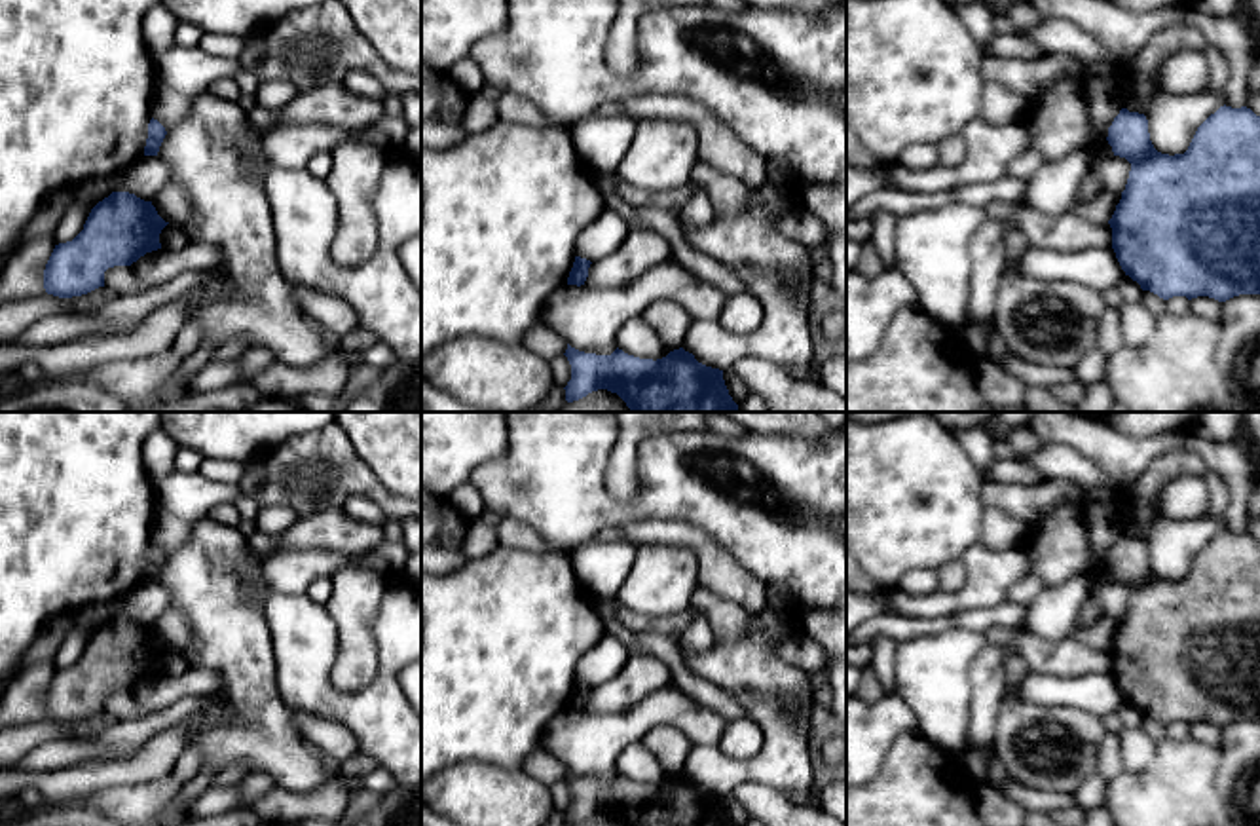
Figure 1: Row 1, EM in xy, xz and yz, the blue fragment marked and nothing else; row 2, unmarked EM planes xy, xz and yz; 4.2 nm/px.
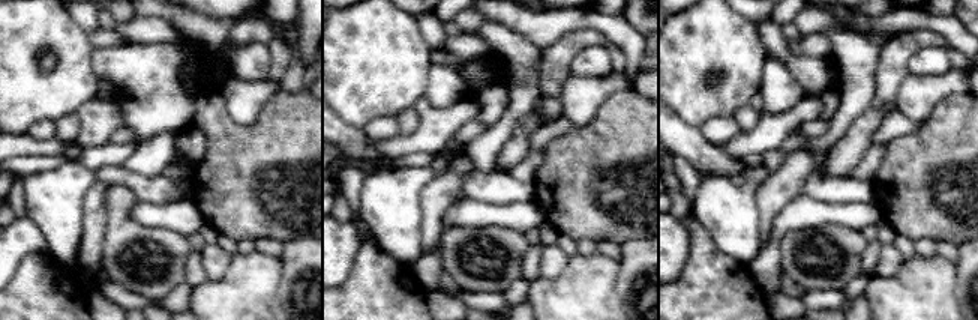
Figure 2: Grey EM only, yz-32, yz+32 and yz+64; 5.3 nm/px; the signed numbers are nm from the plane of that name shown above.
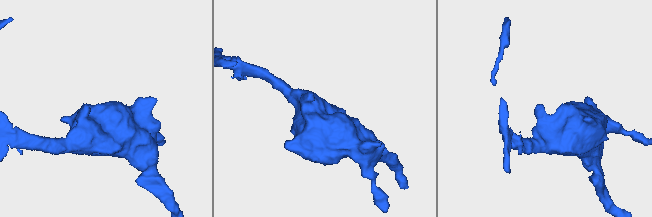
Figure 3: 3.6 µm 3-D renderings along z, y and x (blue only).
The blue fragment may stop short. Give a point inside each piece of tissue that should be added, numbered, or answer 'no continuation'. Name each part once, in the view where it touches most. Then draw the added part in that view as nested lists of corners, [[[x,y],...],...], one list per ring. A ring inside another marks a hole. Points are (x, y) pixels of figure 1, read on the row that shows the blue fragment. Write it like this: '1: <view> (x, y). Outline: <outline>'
no continuation

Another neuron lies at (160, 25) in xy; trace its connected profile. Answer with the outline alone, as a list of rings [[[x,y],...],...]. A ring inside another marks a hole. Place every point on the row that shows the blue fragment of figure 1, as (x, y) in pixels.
[[[159,2],[146,11],[142,34],[152,55],[158,55],[176,44],[178,19]]]

